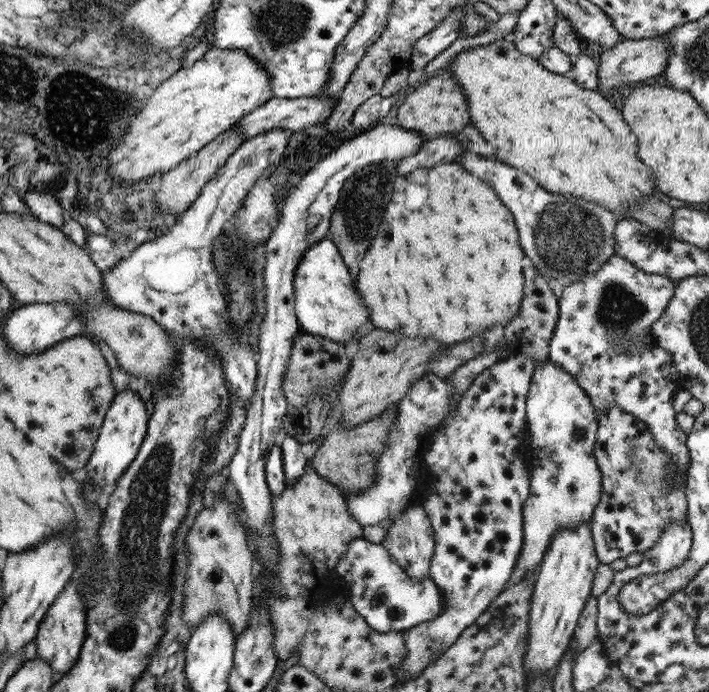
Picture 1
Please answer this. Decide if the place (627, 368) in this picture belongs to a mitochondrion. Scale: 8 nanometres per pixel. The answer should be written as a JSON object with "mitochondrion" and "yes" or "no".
{"mitochondrion":"no"}

